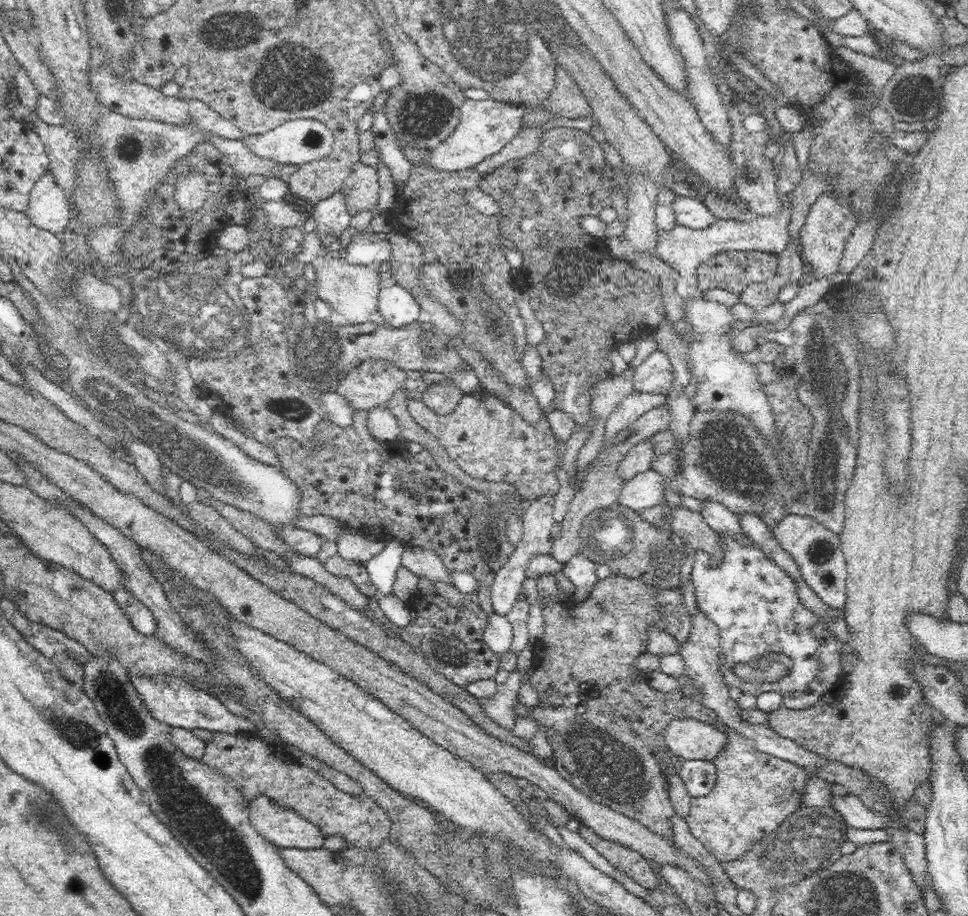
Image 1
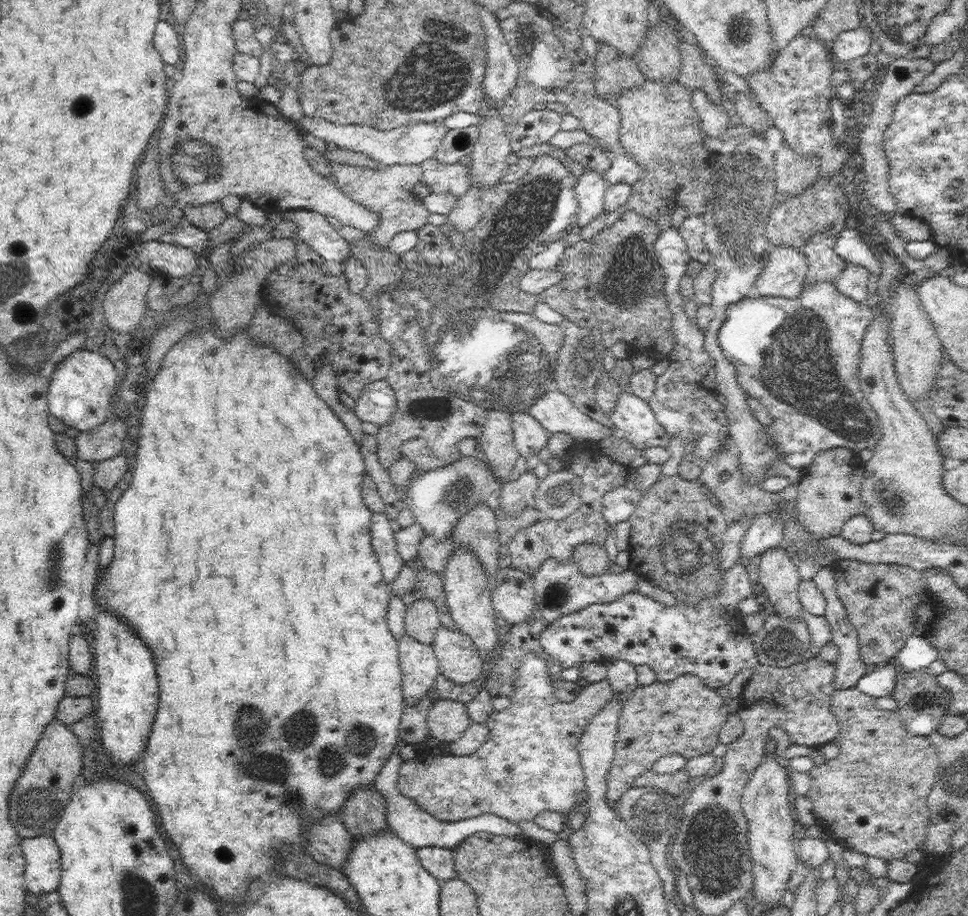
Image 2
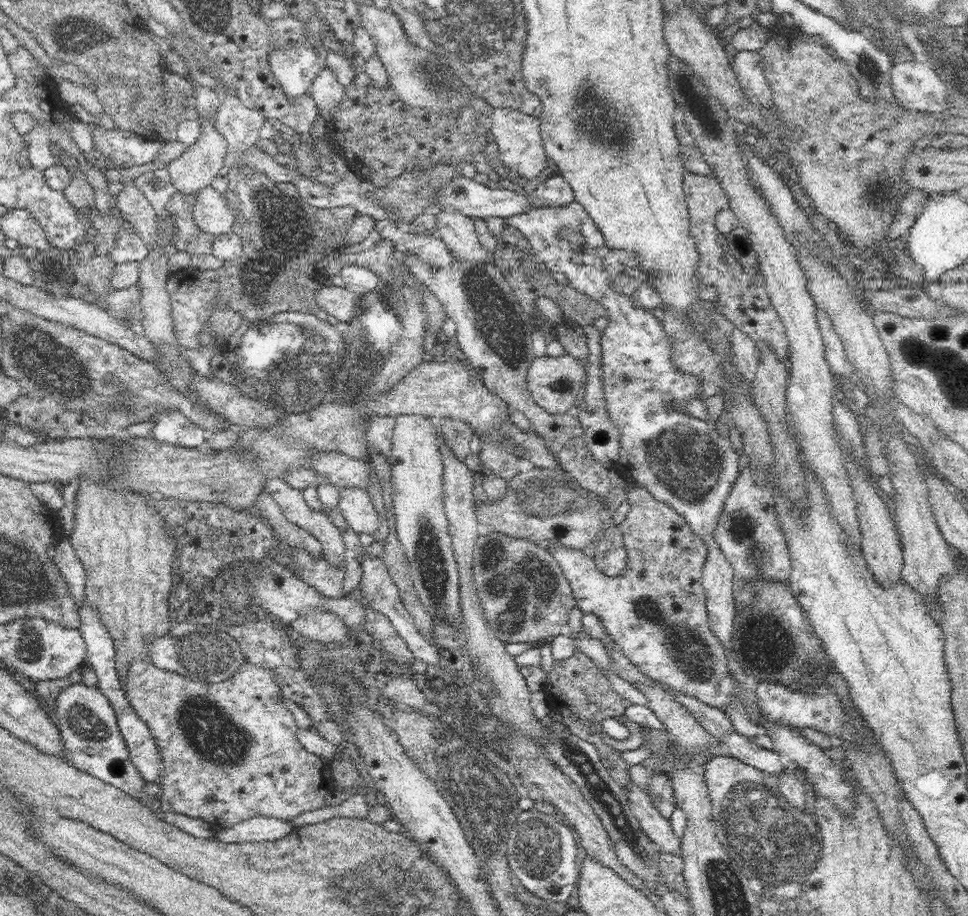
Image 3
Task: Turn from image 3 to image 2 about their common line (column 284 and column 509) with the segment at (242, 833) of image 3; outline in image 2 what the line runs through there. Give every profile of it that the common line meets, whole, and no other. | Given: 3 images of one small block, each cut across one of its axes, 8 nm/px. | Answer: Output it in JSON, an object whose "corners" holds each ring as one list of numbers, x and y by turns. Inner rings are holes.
{"corners":[[400,740,395,746,390,758,386,764,380,769,379,775,375,778,374,785,381,792,387,806,387,821,389,828,400,836,402,841,408,843,410,847,418,850,423,847,439,847,444,849,456,849,471,834,486,831,490,834,505,836,510,838,526,838,523,832,514,822,510,822,497,814,481,814,480,816,458,820,456,822,448,822,446,820,438,820,425,810,422,810,415,800,404,796,397,787,397,778,400,773,402,757,400,757,400,748,406,743]]}

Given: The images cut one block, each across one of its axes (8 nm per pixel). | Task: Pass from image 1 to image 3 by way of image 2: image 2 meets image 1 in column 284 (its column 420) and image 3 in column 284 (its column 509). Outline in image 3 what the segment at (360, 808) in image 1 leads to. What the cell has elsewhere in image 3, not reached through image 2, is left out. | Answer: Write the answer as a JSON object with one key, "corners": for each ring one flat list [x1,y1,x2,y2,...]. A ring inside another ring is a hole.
{"corners":[[134,659,128,667,123,683,127,699,134,707,134,710,136,710,136,713,138,713,138,717,146,723,150,734,152,734,156,745,158,745,158,753,160,753,162,765,164,765,164,774,162,774,162,780,159,783,162,789,161,800,162,802,168,801,172,811,191,816,192,818,201,818,214,829,226,830,226,828,230,828,229,826,234,826,237,822,256,815,292,821,306,810,316,810,325,806,326,802,324,800,329,795,329,784,331,783,328,778,327,763,321,757,309,753,297,739,298,722,295,720,295,716,282,703,284,698,280,693,279,681,276,679,274,669,269,670,268,668,244,662,238,668,238,672,224,682,194,682,177,672,158,668,150,660]]}

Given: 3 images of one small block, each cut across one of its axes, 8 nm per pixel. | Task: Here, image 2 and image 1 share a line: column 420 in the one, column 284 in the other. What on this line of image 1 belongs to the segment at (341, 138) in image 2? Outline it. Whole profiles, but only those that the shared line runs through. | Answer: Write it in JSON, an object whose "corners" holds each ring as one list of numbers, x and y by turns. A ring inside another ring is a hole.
{"corners":[[296,118,260,135,250,135,243,140,250,151,278,164,302,166,328,157,335,144,334,133,317,119]]}

